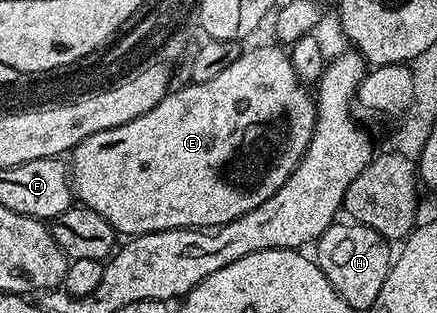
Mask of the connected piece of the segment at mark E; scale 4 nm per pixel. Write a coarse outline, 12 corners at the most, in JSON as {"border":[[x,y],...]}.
{"border":[[279,45],[71,151],[120,236],[266,204],[316,99]]}

